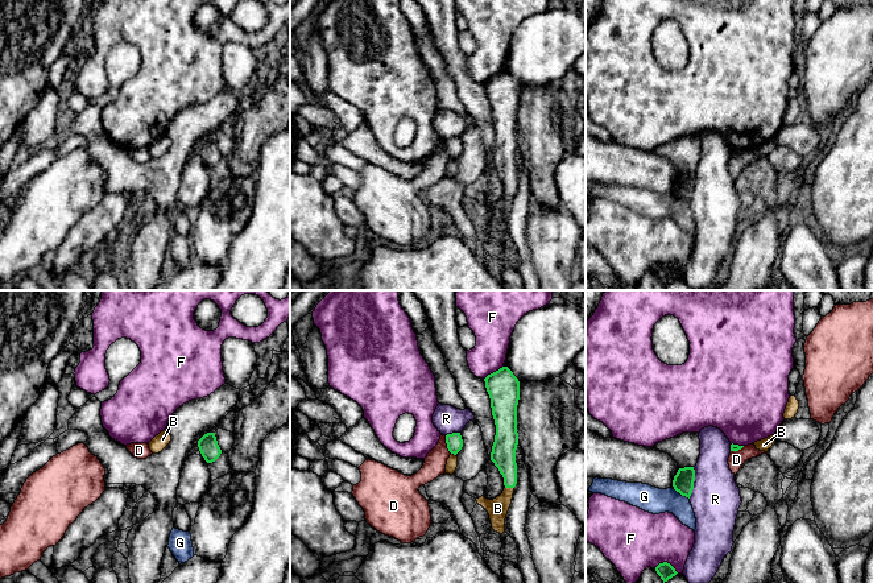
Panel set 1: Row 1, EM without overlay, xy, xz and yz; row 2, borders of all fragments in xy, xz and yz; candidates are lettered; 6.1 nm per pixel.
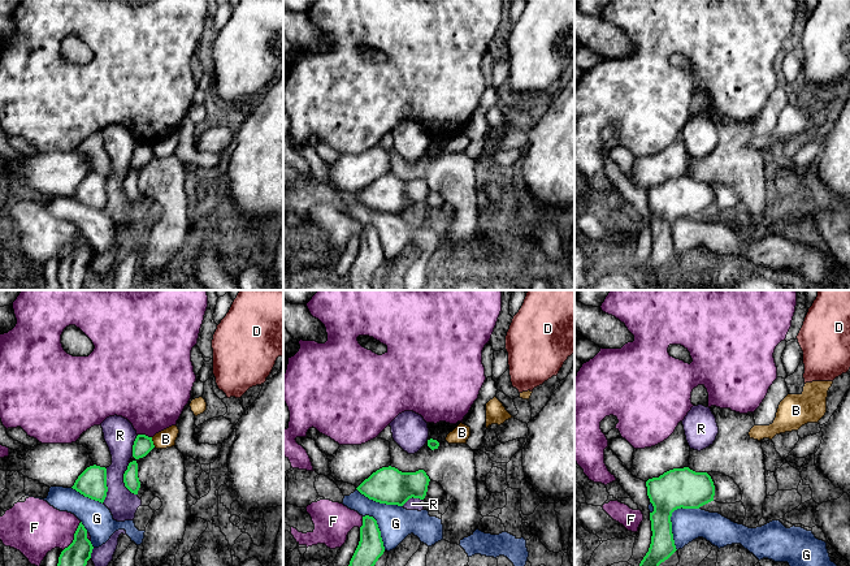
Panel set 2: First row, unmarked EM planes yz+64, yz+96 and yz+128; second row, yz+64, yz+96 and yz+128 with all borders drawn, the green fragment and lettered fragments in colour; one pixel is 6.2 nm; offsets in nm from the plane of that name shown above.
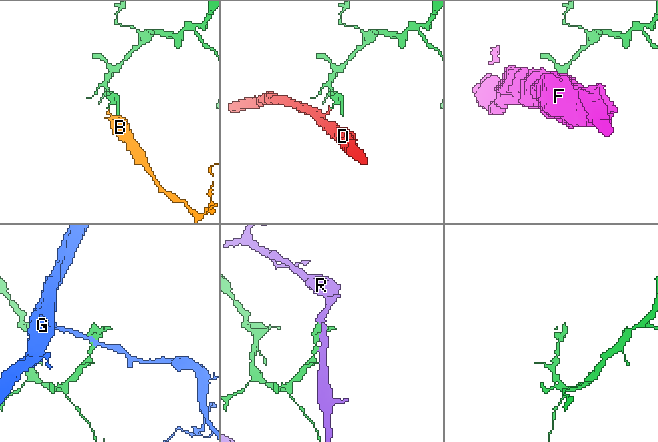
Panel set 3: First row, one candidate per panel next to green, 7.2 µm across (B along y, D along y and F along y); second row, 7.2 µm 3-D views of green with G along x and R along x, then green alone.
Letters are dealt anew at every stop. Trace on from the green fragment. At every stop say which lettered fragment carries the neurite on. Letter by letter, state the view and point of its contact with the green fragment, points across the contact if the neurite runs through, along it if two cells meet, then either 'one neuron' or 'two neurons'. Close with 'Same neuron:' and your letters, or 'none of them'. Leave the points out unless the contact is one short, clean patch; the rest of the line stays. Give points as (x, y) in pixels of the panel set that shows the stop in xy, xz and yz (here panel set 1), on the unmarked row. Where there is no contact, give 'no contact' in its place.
B: contact xz (509, 191); one neuron
D: contact xz (447, 149); border xz (445, 140), (445, 147), (451, 157); two neurons
F: contact xz (493, 77); two neurons
G: contact yz (682, 199); border yz (674, 193), (689, 203); two neurons
R: contact yz (692, 187); two neurons
Same neuron: B

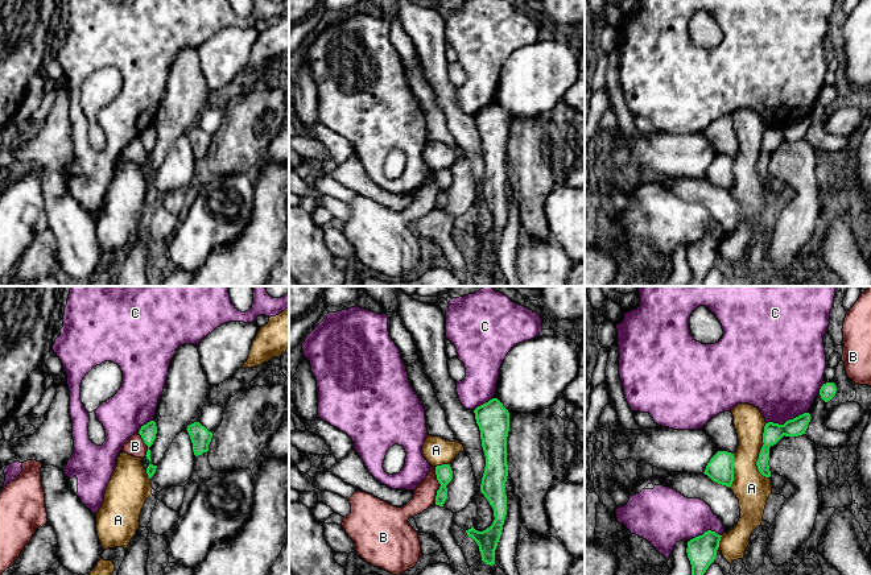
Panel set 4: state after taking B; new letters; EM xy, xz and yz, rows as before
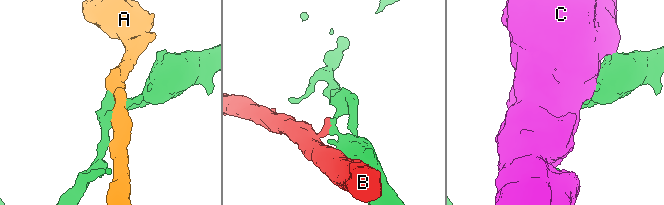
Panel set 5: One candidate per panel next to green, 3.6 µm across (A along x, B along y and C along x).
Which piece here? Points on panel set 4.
A: contact yz (760, 156); two neurons
B: contact xz (441, 190); border xz (434, 172), (440, 189), (436, 209); two neurons
C: contact yz (787, 125); two neurons
Same neuron: none of them

